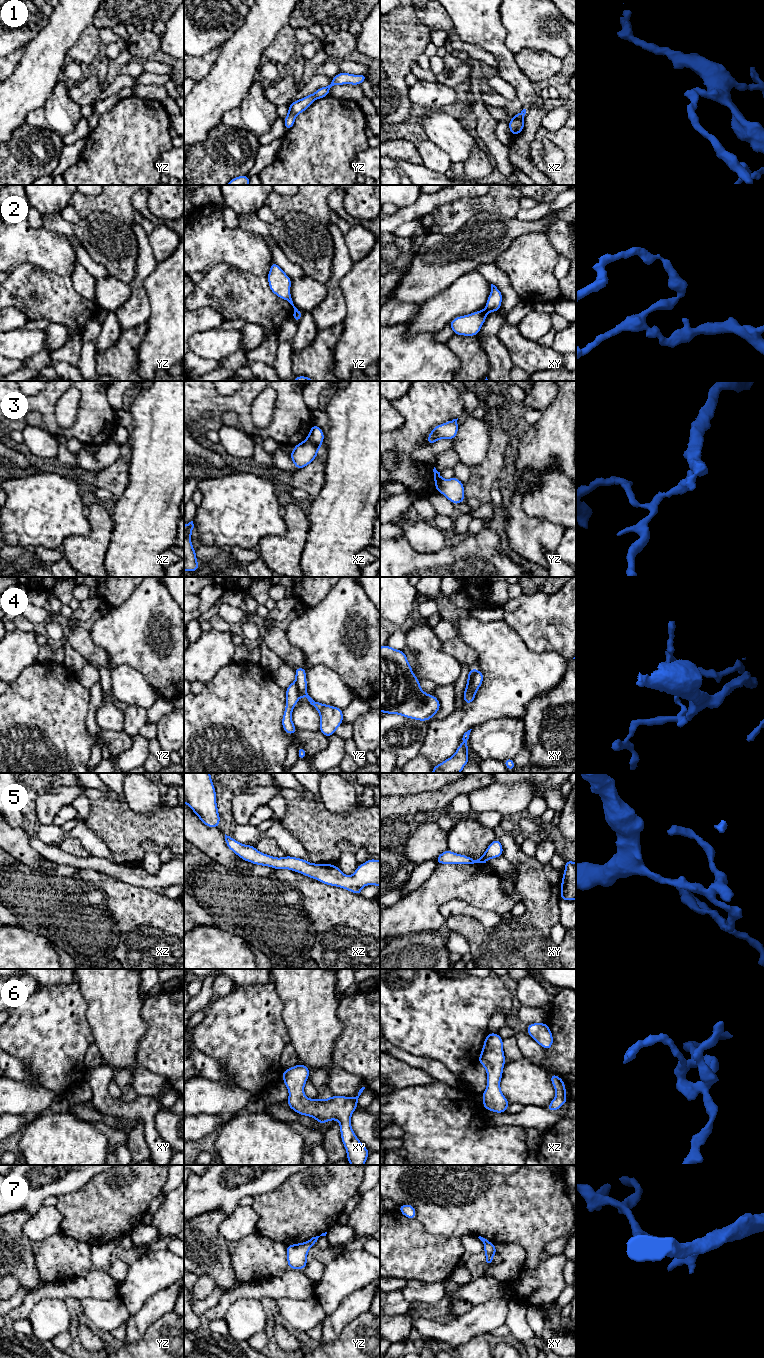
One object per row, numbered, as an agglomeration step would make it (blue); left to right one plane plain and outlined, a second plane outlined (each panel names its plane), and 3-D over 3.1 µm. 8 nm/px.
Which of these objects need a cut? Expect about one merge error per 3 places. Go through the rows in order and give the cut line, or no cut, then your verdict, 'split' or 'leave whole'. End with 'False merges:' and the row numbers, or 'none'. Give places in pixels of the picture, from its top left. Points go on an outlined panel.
1: cut xz (513, 117), (522, 120); split
2: cut yz (297, 309), (294, 311); split
3: cut xz (305, 439), (314, 443), (319, 448); split
4: cut xy (479, 670), (463, 696); split
5: cut none; leave whole
6: cut none; leave whole
7: cut none; leave whole
False merges: 1, 2, 3, 4

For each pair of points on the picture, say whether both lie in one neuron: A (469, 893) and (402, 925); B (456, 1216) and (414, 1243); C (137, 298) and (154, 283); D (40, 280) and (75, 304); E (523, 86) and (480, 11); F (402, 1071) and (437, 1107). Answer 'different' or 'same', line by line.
A: same
B: different
C: different
D: same
E: same
F: different

